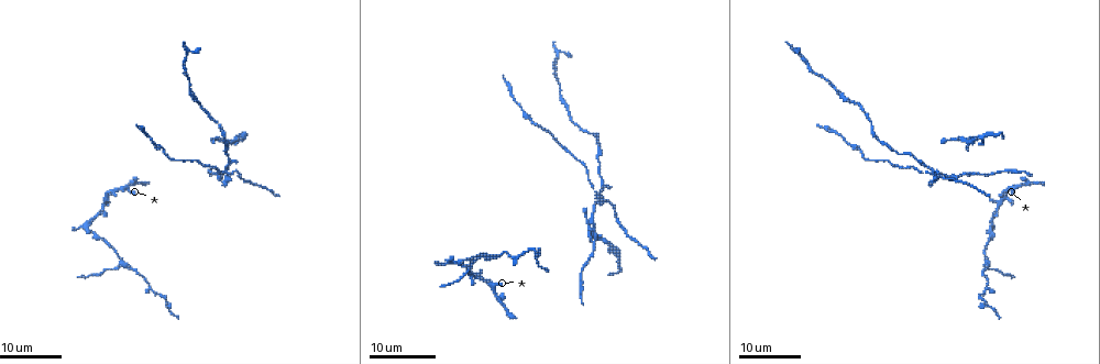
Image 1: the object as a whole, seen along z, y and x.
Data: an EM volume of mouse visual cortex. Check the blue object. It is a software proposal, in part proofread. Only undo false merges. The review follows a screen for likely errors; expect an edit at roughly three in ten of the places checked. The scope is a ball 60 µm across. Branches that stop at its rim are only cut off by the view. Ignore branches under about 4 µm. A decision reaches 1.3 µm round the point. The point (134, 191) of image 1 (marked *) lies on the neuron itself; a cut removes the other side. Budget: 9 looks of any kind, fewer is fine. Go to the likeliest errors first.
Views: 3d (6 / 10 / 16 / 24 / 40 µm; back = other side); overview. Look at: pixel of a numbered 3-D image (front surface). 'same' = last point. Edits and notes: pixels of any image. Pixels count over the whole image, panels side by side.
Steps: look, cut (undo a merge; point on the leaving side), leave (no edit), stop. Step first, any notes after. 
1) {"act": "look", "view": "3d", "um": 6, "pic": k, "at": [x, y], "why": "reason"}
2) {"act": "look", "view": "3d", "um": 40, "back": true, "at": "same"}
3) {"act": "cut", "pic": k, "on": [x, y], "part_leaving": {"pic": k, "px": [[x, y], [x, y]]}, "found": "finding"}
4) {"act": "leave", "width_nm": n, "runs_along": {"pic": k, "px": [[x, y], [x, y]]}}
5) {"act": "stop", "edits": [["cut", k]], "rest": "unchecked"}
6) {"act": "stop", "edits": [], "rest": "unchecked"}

{"act": "look", "view": "3d", "um": 16, "pic": 1, "at": [225, 171], "why": "small branch off a trunk"}

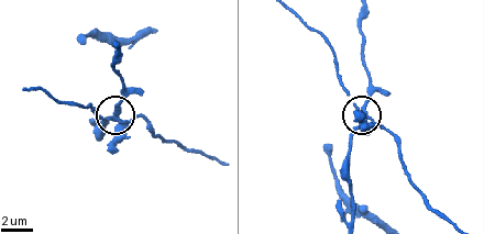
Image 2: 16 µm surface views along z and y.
{"act": "look", "view": "3d", "um": 10, "pic": 2, "at": [117, 113], "why": "closer look"}

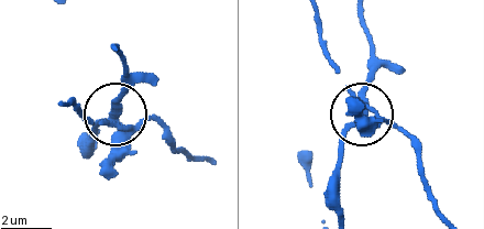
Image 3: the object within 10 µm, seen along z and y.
{"act": "cut", "pic": 3, "on": [121, 100], "width_nm": 290, "found": "two neurons meet here"}

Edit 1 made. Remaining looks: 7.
{"act": "look", "view": "3d", "um": 6, "pic": 2, "at": [107, 40], "why": "four-way junction"}

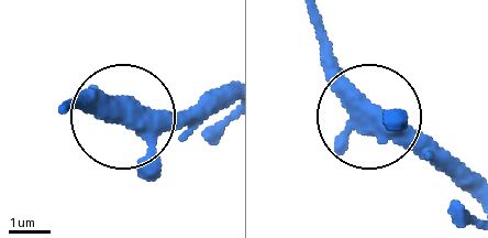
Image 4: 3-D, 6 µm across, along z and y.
{"act": "leave", "arms": 4, "found": "one neuron here"}

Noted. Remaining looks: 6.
{"act": "look", "view": "3d", "um": 16, "pic": 1, "at": [492, 284], "why": "a fork"}

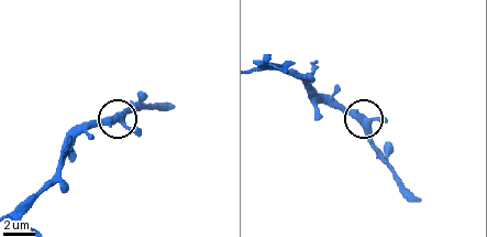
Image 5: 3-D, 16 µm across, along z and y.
{"act": "look", "view": "3d", "um": 10, "pic": 5, "at": [365, 121]}

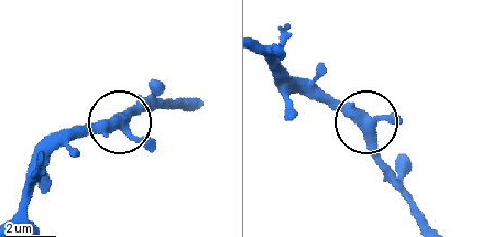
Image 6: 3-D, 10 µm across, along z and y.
{"act": "leave", "runs_along": {"pic": 6, "px": [[397, 115], [369, 127], [371, 147], [397, 175]]}, "found": "all the same neuron"}

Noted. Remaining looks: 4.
{"act": "look", "view": "3d", "um": 24, "pic": 1, "at": [454, 262], "why": "narrows sharply"}

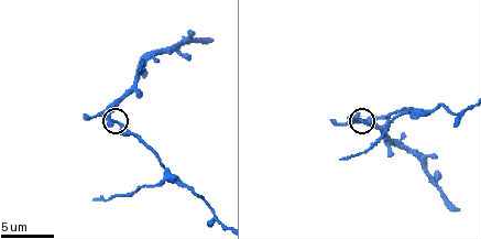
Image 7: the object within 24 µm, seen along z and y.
{"act": "look", "view": "3d", "um": 10, "pic": 7, "at": [364, 122]}

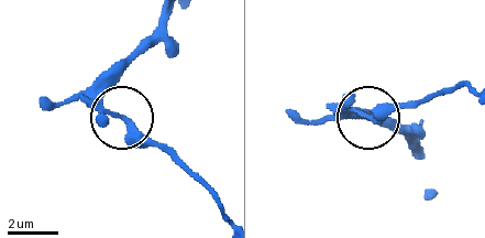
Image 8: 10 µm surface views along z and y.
{"act": "cut", "pic": 8, "on": [128, 126], "width_nm": 240, "part_leaving": {"pic": 8, "px": [[100, 105], [167, 149], [224, 213]]}, "found": "two neurons meet here"}

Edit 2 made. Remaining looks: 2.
{"act": "stop", "edits": [["cut", 3], ["cut", 8]], "rest": "unchecked"}

